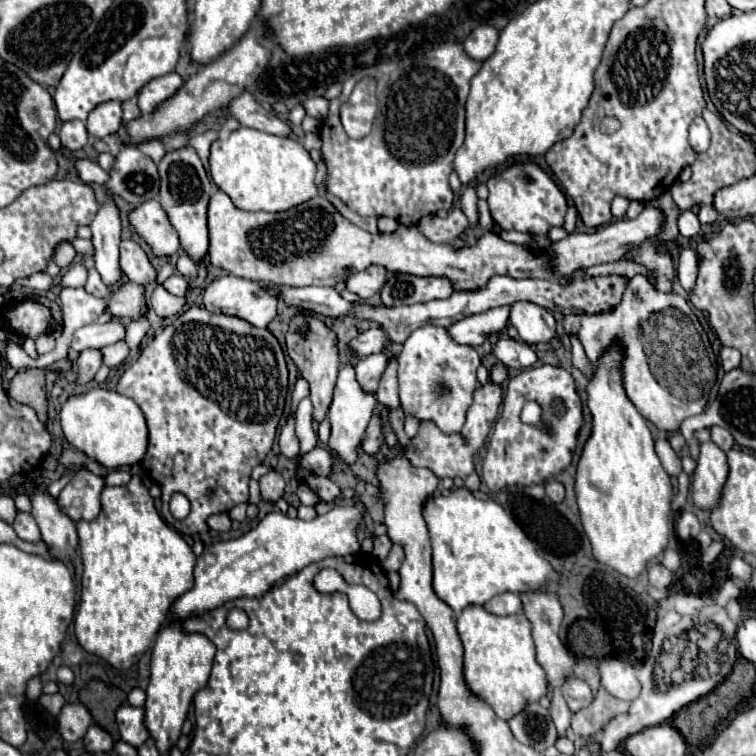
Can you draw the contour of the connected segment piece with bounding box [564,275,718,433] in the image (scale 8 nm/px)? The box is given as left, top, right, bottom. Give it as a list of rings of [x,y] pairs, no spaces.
[[[636,275],[630,279],[630,287],[614,313],[568,315],[564,317],[564,329],[578,335],[586,357],[594,365],[612,341],[622,341],[626,347],[622,365],[626,395],[654,427],[672,433],[678,431],[686,417],[704,411],[716,383],[718,363],[688,299],[658,291],[644,275]]]

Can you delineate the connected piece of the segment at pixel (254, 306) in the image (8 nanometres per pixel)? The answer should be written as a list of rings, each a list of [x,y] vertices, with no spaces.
[[[224,275],[214,279],[206,289],[204,289],[204,307],[212,313],[226,313],[226,315],[236,315],[252,323],[254,327],[268,327],[268,323],[276,317],[276,305],[278,299],[268,291],[266,285],[260,281],[250,281],[250,279],[240,279],[234,275]]]

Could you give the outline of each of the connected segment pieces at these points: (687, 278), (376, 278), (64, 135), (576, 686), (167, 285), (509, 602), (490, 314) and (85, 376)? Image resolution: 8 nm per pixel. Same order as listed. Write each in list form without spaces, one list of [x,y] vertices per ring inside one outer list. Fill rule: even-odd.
[[[684,247],[680,253],[680,261],[678,261],[678,281],[686,293],[690,293],[694,289],[696,271],[698,271],[696,251],[692,247]]]
[[[370,265],[364,271],[348,275],[346,289],[356,293],[360,299],[368,299],[382,289],[384,281],[386,281],[386,269],[378,265]]]
[[[66,121],[60,125],[60,141],[62,141],[62,147],[68,149],[68,151],[78,151],[86,145],[88,141],[88,131],[86,131],[86,125],[82,121]]]
[[[568,677],[564,681],[564,687],[560,687],[560,689],[562,689],[562,695],[564,695],[570,711],[574,711],[574,713],[592,703],[592,689],[580,677]]]
[[[172,275],[172,277],[168,277],[168,279],[162,283],[162,287],[164,287],[168,293],[172,293],[172,295],[184,297],[186,287],[188,287],[188,281],[186,281],[186,277],[182,277],[182,275]]]
[[[502,593],[502,595],[492,597],[484,605],[484,609],[492,611],[494,615],[514,615],[522,611],[522,601],[520,601],[520,595],[516,593]]]
[[[494,307],[492,311],[484,311],[460,319],[448,331],[456,343],[478,347],[492,333],[500,333],[506,329],[508,315],[510,315],[510,307]]]
[[[98,349],[82,351],[82,353],[78,355],[76,365],[78,365],[78,379],[76,379],[76,381],[78,381],[80,385],[86,385],[88,381],[94,379],[96,371],[100,369],[100,365],[102,365],[102,355],[100,355]]]

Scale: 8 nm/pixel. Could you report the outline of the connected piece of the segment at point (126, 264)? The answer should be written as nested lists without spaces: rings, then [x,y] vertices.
[[[122,241],[122,269],[126,271],[126,277],[134,283],[156,283],[156,269],[152,267],[144,249],[134,241]]]

